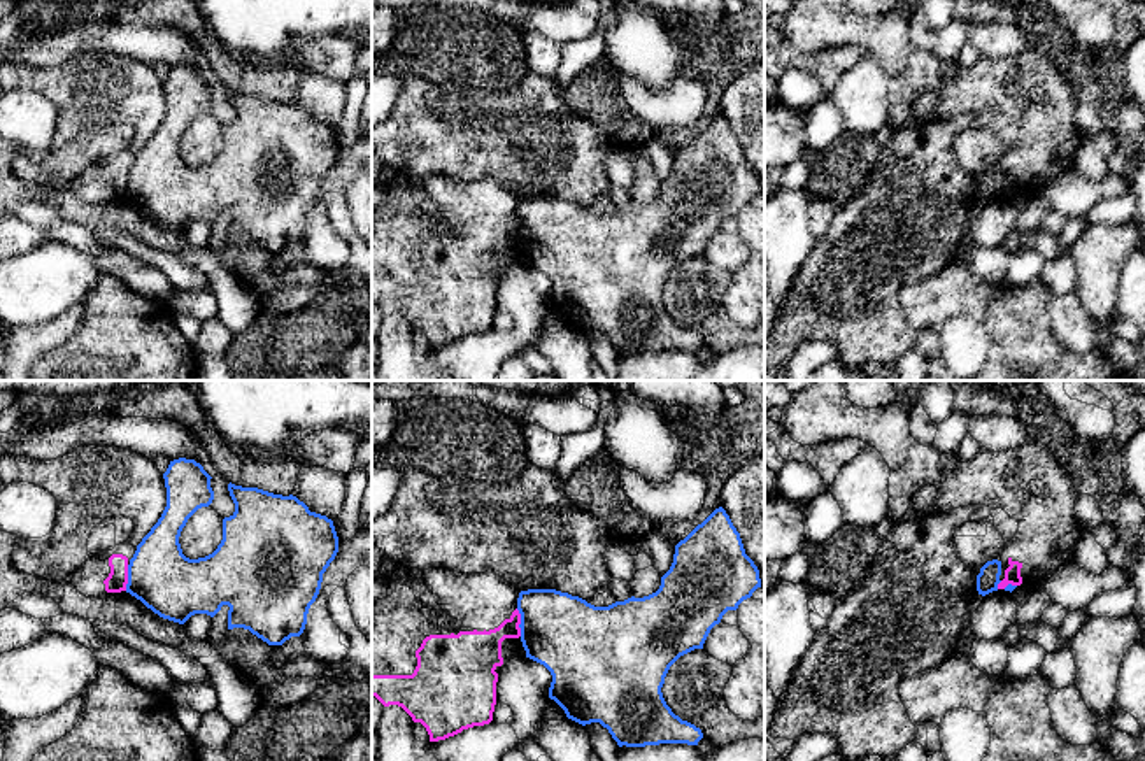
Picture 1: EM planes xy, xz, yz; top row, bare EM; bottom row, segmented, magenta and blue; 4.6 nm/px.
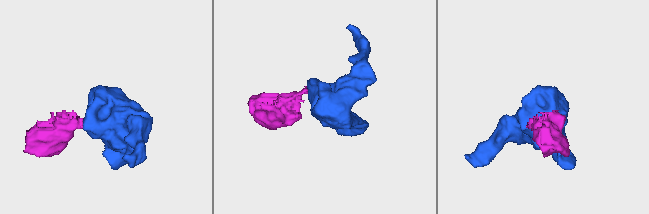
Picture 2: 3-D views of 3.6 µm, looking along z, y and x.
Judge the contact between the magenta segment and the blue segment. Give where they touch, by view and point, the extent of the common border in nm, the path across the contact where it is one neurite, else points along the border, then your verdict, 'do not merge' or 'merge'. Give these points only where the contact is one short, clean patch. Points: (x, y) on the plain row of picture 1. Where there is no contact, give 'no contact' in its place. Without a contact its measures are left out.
meets magenta in xz at (519, 230); contact 130 nm long; border along xz (516, 216), (521, 242); do not merge

